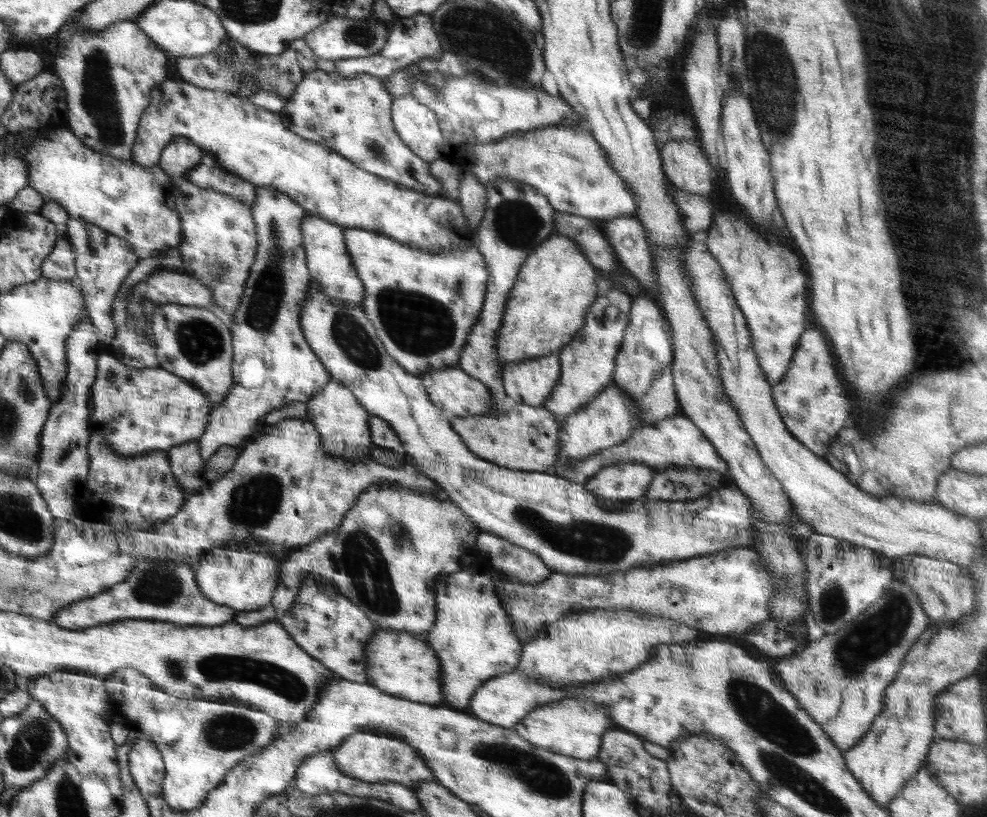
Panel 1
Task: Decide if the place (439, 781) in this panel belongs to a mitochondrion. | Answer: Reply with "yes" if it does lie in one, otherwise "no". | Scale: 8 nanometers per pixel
no

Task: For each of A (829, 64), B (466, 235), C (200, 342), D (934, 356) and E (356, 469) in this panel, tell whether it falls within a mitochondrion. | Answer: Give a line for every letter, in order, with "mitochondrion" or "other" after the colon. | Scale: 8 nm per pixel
A: other
B: other
C: mitochondrion
D: other
E: other

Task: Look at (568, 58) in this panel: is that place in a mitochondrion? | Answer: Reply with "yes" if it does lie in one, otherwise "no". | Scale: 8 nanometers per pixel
no

